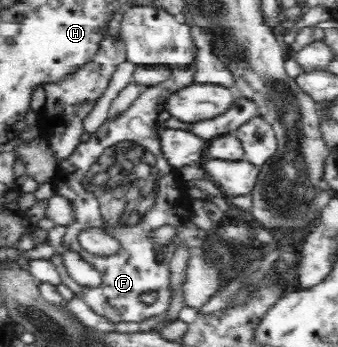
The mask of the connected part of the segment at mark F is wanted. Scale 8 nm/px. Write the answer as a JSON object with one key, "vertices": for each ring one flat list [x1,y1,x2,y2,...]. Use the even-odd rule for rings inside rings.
{"vertices":[[194,61,185,64,185,67,176,65,169,80,142,88,139,97,122,116,107,120,90,135,88,141,78,143,74,152,60,161,58,172,50,179,55,192,72,201,76,209,76,220,65,227,67,231,63,234,61,246,82,254,84,260,94,265,102,273,102,284,96,288,80,287,70,278,61,254,52,255,49,260,58,272,57,278,96,314,112,323,138,323,168,310,172,300,169,262,180,242,188,246,190,253,182,286,186,306,200,310,227,282,229,269,225,256,208,242,209,233,192,225,192,215,188,211,190,197,185,193,186,183,161,153,159,129,156,127,166,98,191,86,195,82,195,74],[92,226,106,226,120,241,120,250,112,256,101,258,88,254,77,236],[162,226,175,226,178,231,166,246,159,246,152,240,152,231],[150,292,156,295,155,301,142,301,142,296]]}

